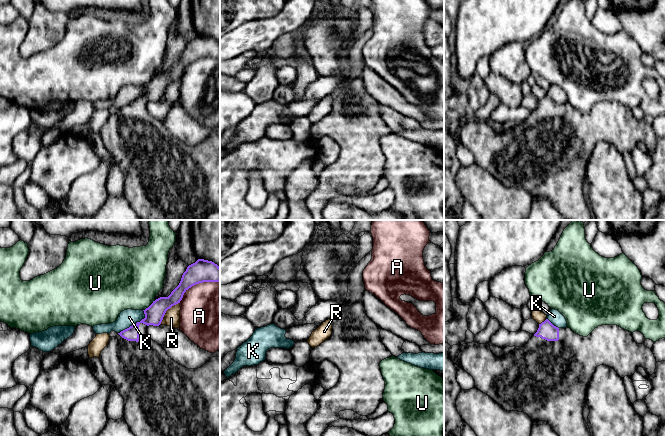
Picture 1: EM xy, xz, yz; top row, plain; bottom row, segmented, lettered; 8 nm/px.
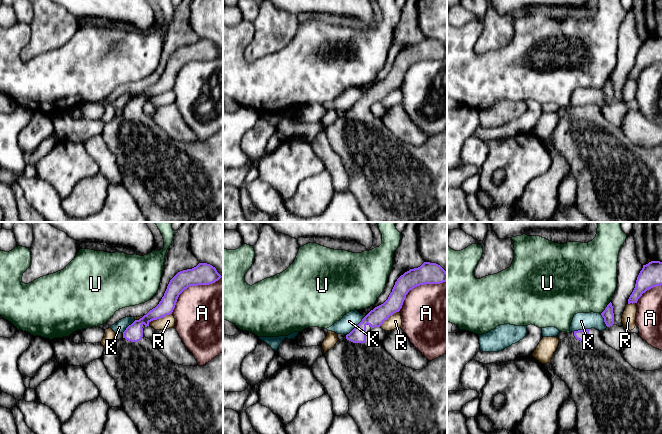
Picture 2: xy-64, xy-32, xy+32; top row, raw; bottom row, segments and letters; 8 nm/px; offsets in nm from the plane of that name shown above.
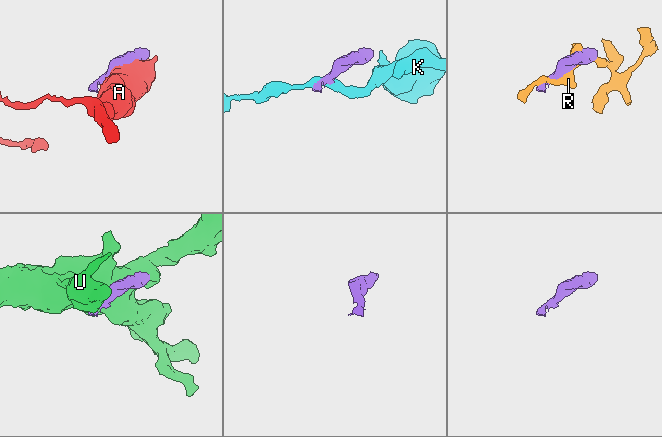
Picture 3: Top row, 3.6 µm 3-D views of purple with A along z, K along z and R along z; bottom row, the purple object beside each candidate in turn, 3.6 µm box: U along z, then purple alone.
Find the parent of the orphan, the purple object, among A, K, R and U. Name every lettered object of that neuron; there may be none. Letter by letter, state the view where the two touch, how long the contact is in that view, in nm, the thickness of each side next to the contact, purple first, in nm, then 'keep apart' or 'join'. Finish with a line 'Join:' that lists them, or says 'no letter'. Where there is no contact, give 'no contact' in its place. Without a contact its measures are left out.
A: contact in xy; length 380 nm; calibres 180 and 480 nm; keep apart
K: contact in xy; length 280 nm; calibres 150 and 140 nm; keep apart
R: contact in xy; length 240 nm; calibres 150 and 130 nm; keep apart
U: contact in xy; length 140 nm; calibres 150 and 440 nm; keep apart
Join: no letter

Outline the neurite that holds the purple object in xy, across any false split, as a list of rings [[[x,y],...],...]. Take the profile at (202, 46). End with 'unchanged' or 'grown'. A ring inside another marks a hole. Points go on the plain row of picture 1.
[[[198,35],[195,39],[189,41],[186,47],[183,49],[179,61],[171,68],[168,73],[160,73],[153,77],[153,79],[146,84],[144,87],[145,94],[140,98],[130,102],[129,104],[121,107],[115,113],[110,113],[107,122],[101,127],[100,137],[102,142],[112,156],[115,164],[118,166],[120,171],[124,175],[124,194],[135,211],[135,213],[141,217],[143,220],[204,220],[207,213],[211,210],[216,210],[220,212],[220,133],[212,133],[206,140],[202,141],[197,145],[188,145],[178,140],[171,135],[166,129],[166,127],[157,118],[149,114],[147,110],[147,103],[149,101],[159,102],[163,96],[163,93],[168,85],[172,82],[180,79],[183,74],[184,69],[192,62],[203,59],[203,58],[219,58],[220,57],[220,43],[212,37]]]; grown

